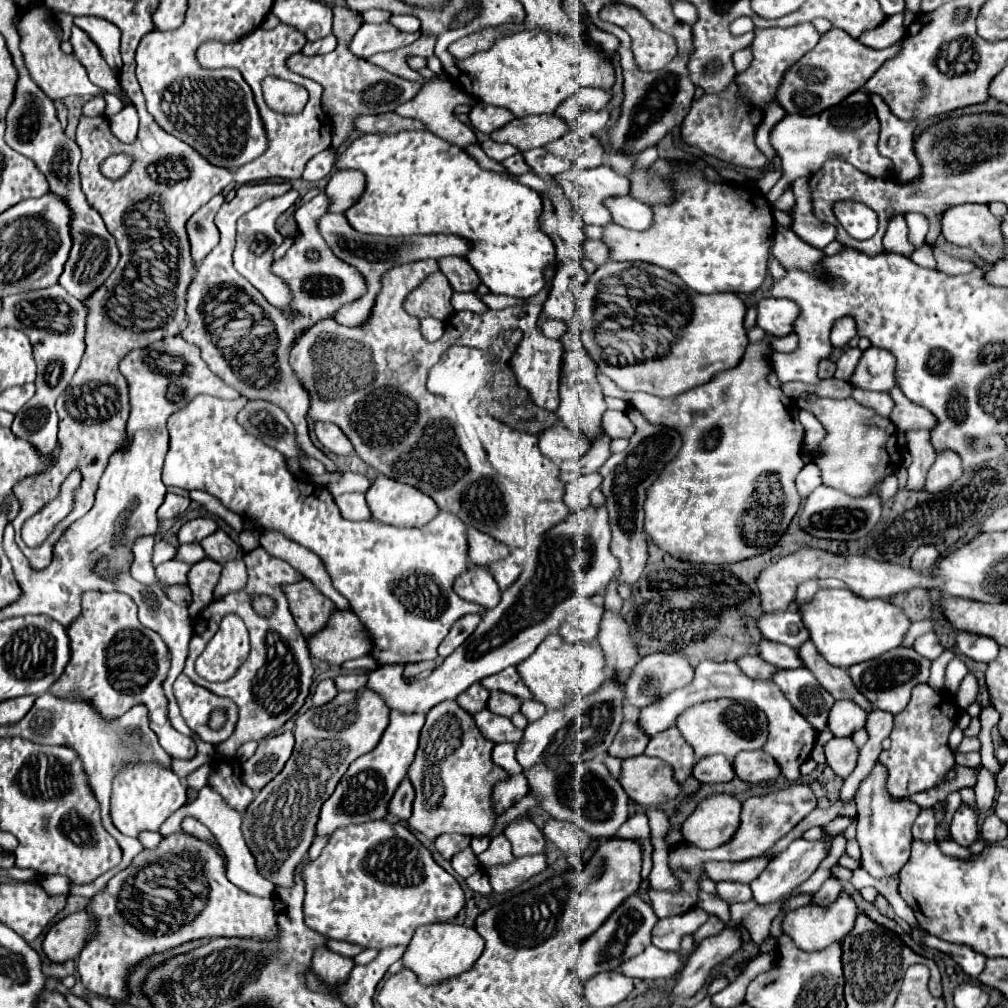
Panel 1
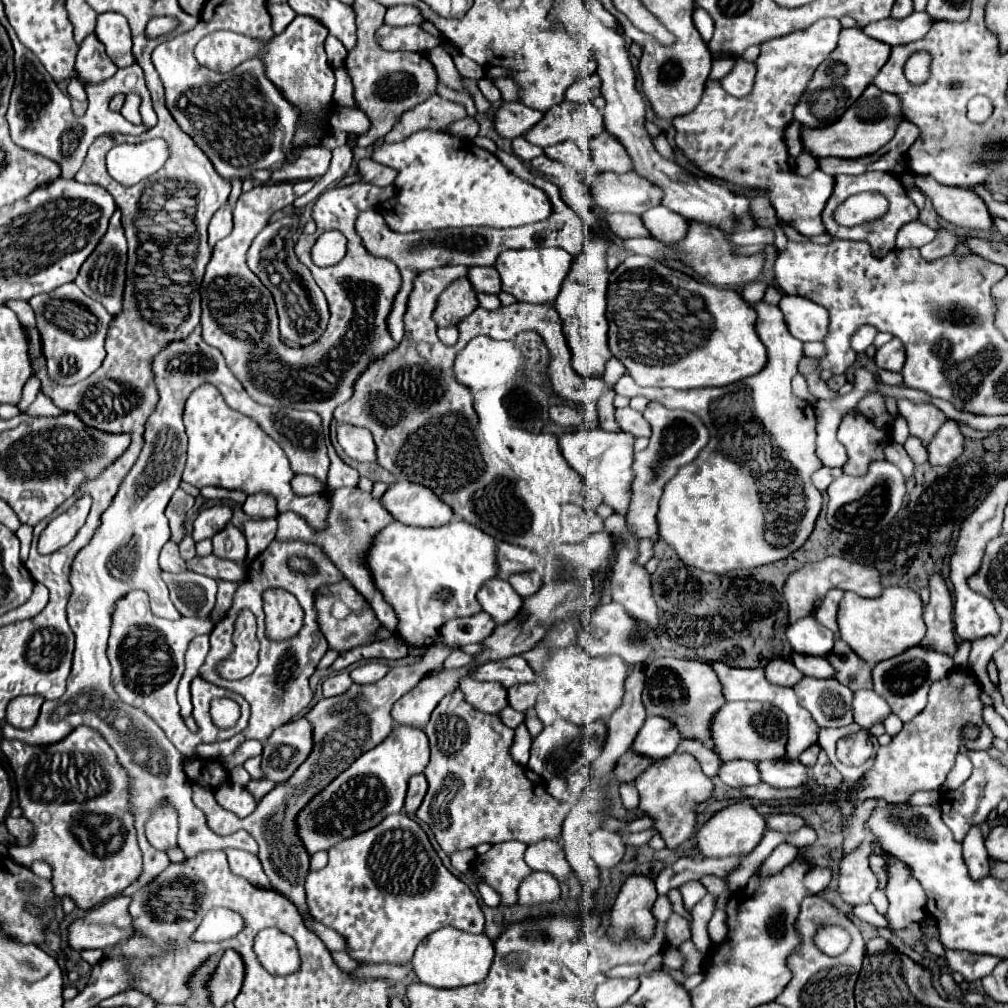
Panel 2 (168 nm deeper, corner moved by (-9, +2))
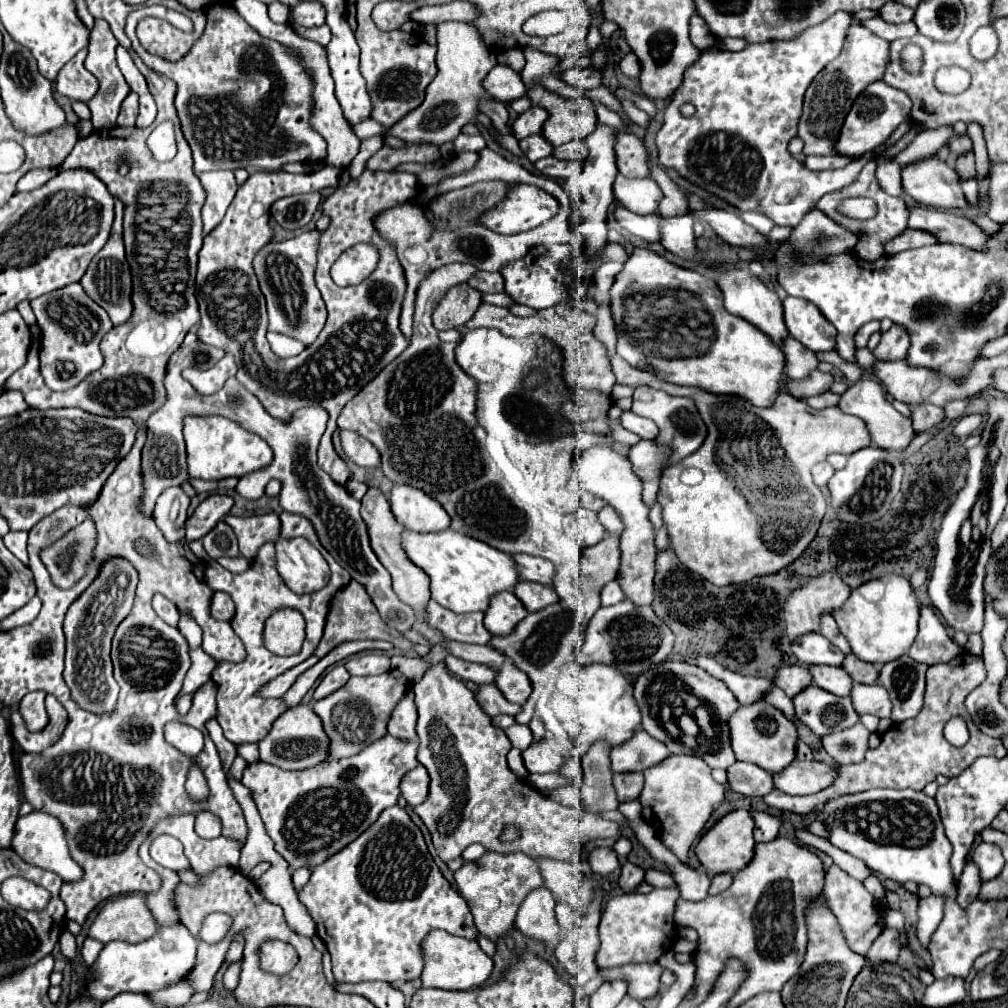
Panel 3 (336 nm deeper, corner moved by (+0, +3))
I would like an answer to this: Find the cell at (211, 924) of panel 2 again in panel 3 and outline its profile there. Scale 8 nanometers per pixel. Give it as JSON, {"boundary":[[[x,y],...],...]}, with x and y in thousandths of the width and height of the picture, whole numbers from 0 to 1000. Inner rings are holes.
{"boundary":[[[211,905],[203,909],[199,917],[197,929],[191,929],[186,921],[180,917],[176,919],[158,919],[156,929],[150,929],[148,933],[136,935],[136,937],[124,937],[124,935],[108,935],[98,944],[96,952],[90,958],[90,970],[84,978],[86,986],[94,992],[110,992],[120,984],[152,984],[166,980],[168,976],[176,974],[180,968],[184,968],[191,956],[193,956],[193,944],[195,937],[199,933],[203,935],[217,935],[225,929],[231,913],[223,909],[221,905]]]}

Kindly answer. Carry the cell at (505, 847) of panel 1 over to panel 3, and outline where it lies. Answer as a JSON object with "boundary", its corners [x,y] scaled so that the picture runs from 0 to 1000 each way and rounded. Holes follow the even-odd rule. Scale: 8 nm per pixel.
{"boundary":[[[485,843],[475,853],[461,855],[451,865],[451,875],[455,879],[455,887],[463,893],[467,901],[473,923],[489,935],[509,919],[513,901],[519,895],[519,891],[529,881],[539,879],[539,871],[529,851],[521,849],[519,845],[507,845],[505,849],[497,849]]]}

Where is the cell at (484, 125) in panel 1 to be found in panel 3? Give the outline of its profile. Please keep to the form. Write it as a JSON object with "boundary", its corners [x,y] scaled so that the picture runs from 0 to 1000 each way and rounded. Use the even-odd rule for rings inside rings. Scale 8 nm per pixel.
{"boundary":[[[527,105],[523,111],[513,115],[513,119],[507,123],[507,131],[509,131],[509,135],[513,139],[529,135],[529,133],[535,133],[541,119],[543,119],[543,109]]]}

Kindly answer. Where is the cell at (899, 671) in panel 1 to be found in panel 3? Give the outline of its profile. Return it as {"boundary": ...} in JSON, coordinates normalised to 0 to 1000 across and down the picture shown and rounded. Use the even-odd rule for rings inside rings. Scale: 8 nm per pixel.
{"boundary":[[[900,649],[876,659],[872,667],[872,679],[880,683],[884,690],[886,716],[896,716],[912,708],[916,700],[920,663],[920,659],[910,659]]]}

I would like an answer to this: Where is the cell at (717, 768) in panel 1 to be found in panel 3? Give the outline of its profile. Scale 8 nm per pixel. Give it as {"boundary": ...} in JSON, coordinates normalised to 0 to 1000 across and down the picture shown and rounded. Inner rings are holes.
{"boundary":[[[743,756],[725,758],[721,762],[721,776],[727,786],[737,790],[759,790],[763,784],[767,784],[765,768]]]}

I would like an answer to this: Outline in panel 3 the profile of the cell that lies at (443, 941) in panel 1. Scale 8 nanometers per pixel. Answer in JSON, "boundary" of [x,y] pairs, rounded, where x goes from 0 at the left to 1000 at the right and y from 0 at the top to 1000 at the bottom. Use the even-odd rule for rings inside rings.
{"boundary":[[[430,923],[422,933],[418,935],[418,946],[420,946],[420,964],[418,974],[420,980],[439,980],[439,982],[465,982],[471,978],[477,978],[489,962],[489,952],[475,940],[471,933],[461,933],[449,927],[443,927],[441,923]]]}

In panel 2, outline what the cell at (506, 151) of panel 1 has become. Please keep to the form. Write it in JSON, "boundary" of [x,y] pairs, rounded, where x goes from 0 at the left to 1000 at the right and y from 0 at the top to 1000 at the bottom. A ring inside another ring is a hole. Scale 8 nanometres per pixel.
{"boundary":[[[520,136],[510,138],[510,140],[508,140],[508,148],[510,148],[510,152],[512,152],[516,158],[520,158],[520,160],[526,160],[526,158],[530,158],[530,156],[540,154],[540,148],[538,148],[538,146],[522,140]]]}

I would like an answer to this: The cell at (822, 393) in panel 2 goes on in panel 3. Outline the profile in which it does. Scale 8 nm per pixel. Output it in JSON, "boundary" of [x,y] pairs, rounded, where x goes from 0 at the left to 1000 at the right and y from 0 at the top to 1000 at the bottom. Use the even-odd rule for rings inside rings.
{"boundary":[[[785,333],[777,337],[777,351],[781,361],[781,373],[785,377],[801,375],[813,361],[809,349],[803,349],[803,345],[795,345],[795,341],[791,341],[791,337],[787,337]]]}

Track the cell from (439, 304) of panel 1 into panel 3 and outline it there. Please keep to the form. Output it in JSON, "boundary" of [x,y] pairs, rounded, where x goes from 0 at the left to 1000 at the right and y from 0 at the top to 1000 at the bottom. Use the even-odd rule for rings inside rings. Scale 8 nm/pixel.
{"boundary":[[[453,282],[445,286],[443,294],[438,296],[430,310],[430,323],[434,327],[445,327],[445,325],[457,325],[475,306],[477,302],[477,290],[467,286],[465,296],[465,282]]]}

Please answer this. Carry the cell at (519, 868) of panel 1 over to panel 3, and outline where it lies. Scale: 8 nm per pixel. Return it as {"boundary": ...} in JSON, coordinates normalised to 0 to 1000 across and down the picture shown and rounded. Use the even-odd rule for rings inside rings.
{"boundary":[[[531,881],[517,895],[511,911],[513,921],[533,933],[539,933],[545,938],[553,938],[555,917],[551,913],[551,893],[543,881]]]}

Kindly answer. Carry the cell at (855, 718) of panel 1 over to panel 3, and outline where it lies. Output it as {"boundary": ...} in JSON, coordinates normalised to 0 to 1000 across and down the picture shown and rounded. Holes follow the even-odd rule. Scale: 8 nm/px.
{"boundary":[[[846,679],[844,694],[846,694],[846,702],[852,710],[866,708],[872,712],[880,712],[884,708],[882,688],[872,679]]]}

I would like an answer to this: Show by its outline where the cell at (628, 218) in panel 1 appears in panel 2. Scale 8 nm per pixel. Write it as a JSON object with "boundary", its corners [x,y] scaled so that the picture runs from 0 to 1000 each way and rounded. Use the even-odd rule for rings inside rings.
{"boundary":[[[657,203],[643,207],[637,213],[637,219],[643,225],[643,229],[647,231],[647,235],[651,235],[657,241],[673,241],[683,231],[683,219],[677,213],[665,209]]]}

